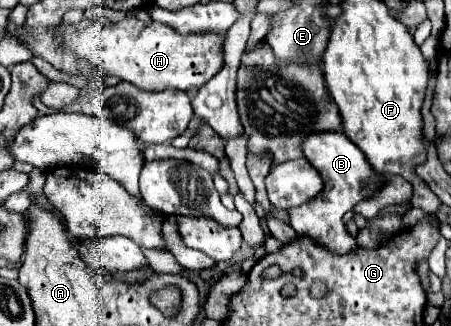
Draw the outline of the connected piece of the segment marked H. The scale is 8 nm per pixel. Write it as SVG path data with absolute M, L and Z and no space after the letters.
M133 16L115 24L109 18L81 20L75 26L61 24L57 30L73 54L143 90L177 88L191 92L209 82L223 66L223 34L179 34L169 24L157 20L145 24Z

